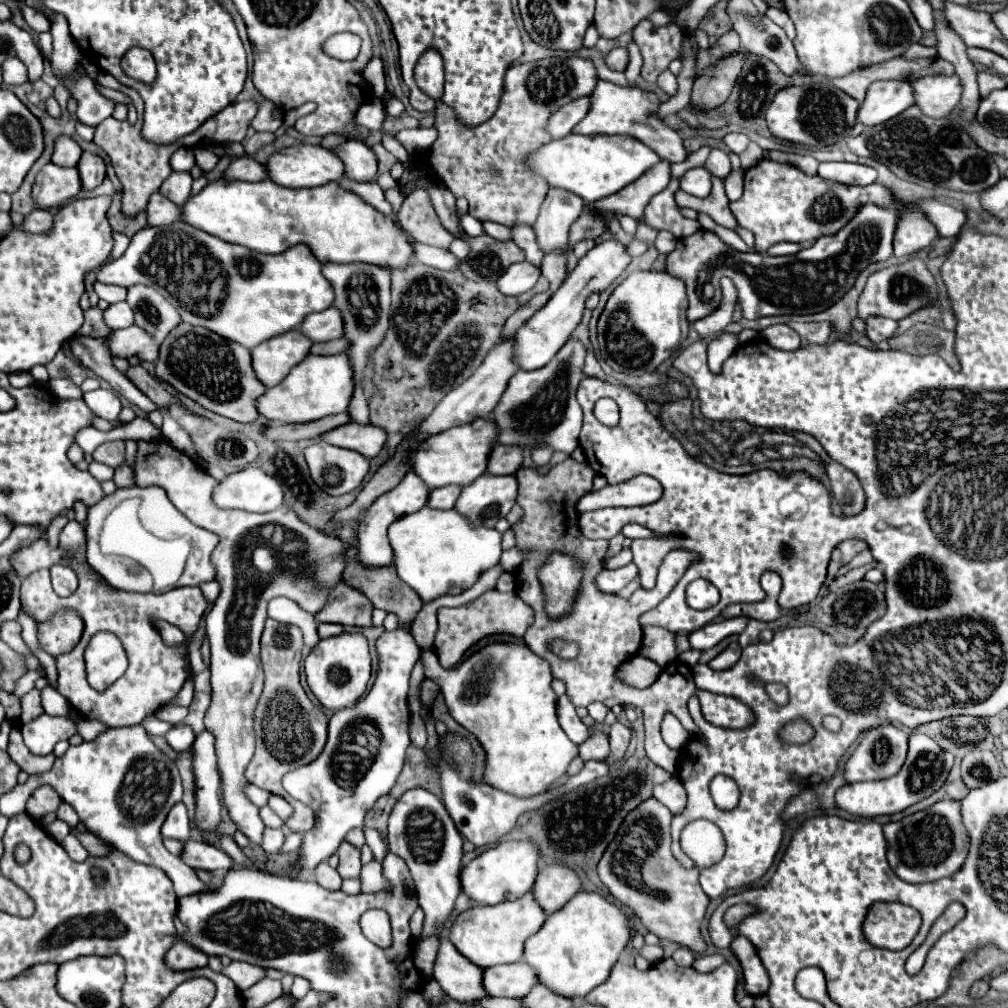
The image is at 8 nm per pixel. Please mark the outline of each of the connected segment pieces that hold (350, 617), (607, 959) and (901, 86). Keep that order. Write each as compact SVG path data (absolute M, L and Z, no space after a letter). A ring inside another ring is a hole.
M340 584L332 590L332 602L316 616L316 622L332 622L342 626L372 626L372 602L350 584Z
M582 890L564 908L550 914L546 918L544 926L534 936L528 938L524 960L536 968L536 972L540 974L540 982L558 990L556 994L564 994L568 998L584 998L592 988L596 988L608 980L612 966L616 964L618 956L622 954L626 944L630 942L632 934L634 932L632 932L628 916L616 904L608 902L598 892L584 892Z
M880 80L868 88L866 100L858 110L858 122L866 126L884 124L914 104L914 88L908 80Z

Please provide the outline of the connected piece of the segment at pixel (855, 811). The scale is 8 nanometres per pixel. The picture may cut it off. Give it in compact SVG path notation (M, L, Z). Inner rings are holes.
M916 732L910 736L908 758L896 776L890 776L886 780L876 780L876 782L846 784L846 786L838 788L838 792L836 792L836 804L838 804L838 808L850 812L852 816L862 816L862 818L896 814L896 812L906 810L908 806L928 798L930 794L934 794L946 782L952 762L954 762L952 754L948 754L946 750L936 746L936 742L932 742L932 738L928 738L926 734Z

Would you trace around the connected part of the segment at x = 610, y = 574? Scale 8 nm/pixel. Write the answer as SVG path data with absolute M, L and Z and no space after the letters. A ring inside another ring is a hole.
M628 564L628 566L618 568L618 570L604 570L604 572L600 572L598 578L596 578L596 584L600 586L600 590L604 590L608 594L616 594L620 588L624 588L636 576L638 576L636 564Z

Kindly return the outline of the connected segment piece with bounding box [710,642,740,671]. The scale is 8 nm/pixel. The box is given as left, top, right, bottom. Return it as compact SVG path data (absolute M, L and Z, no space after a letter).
M730 642L730 646L726 650L710 661L711 668L718 671L728 669L738 662L738 658L740 658L740 646L738 646L738 642Z

